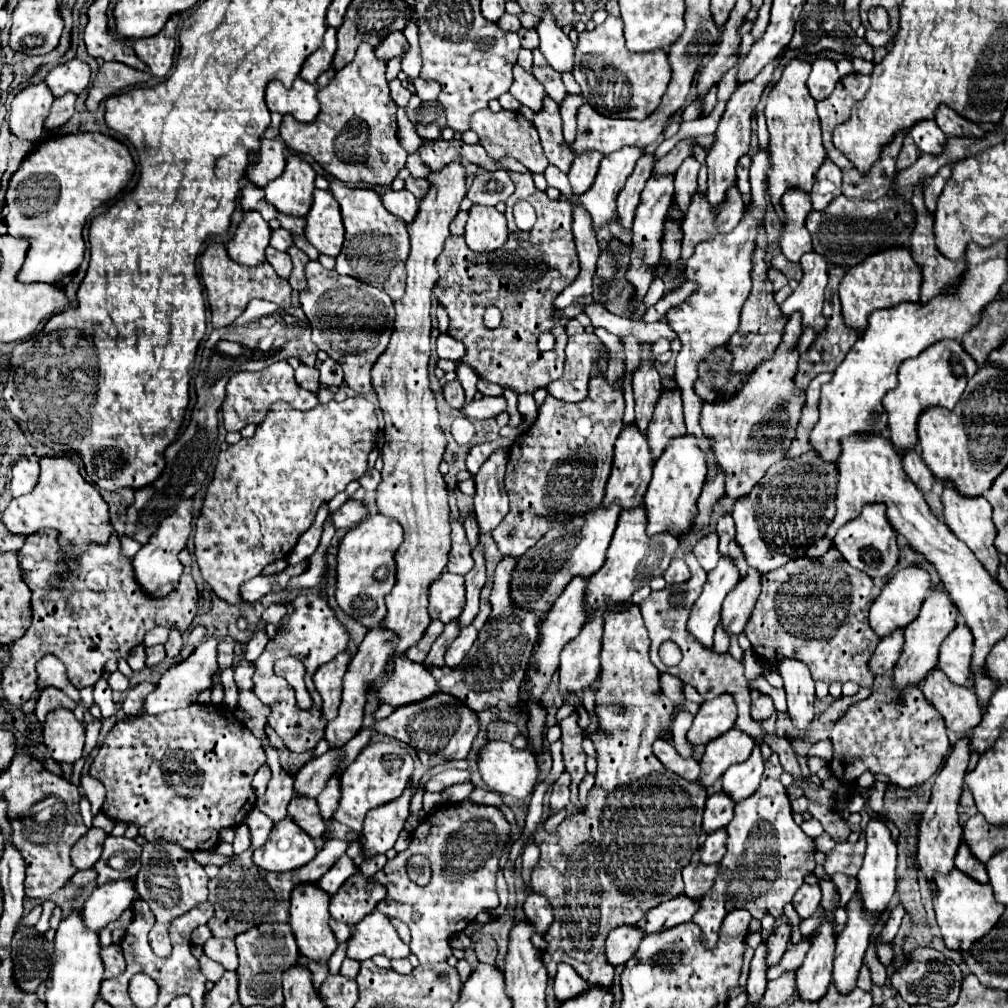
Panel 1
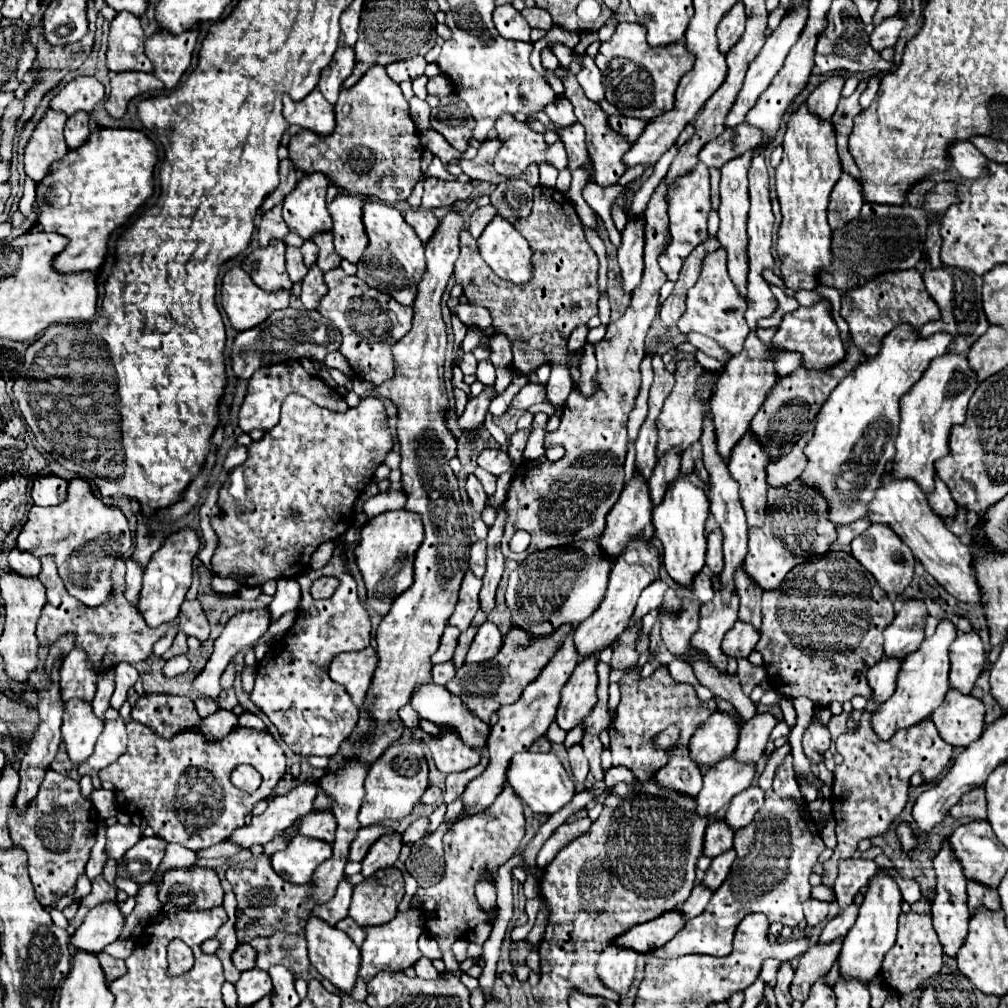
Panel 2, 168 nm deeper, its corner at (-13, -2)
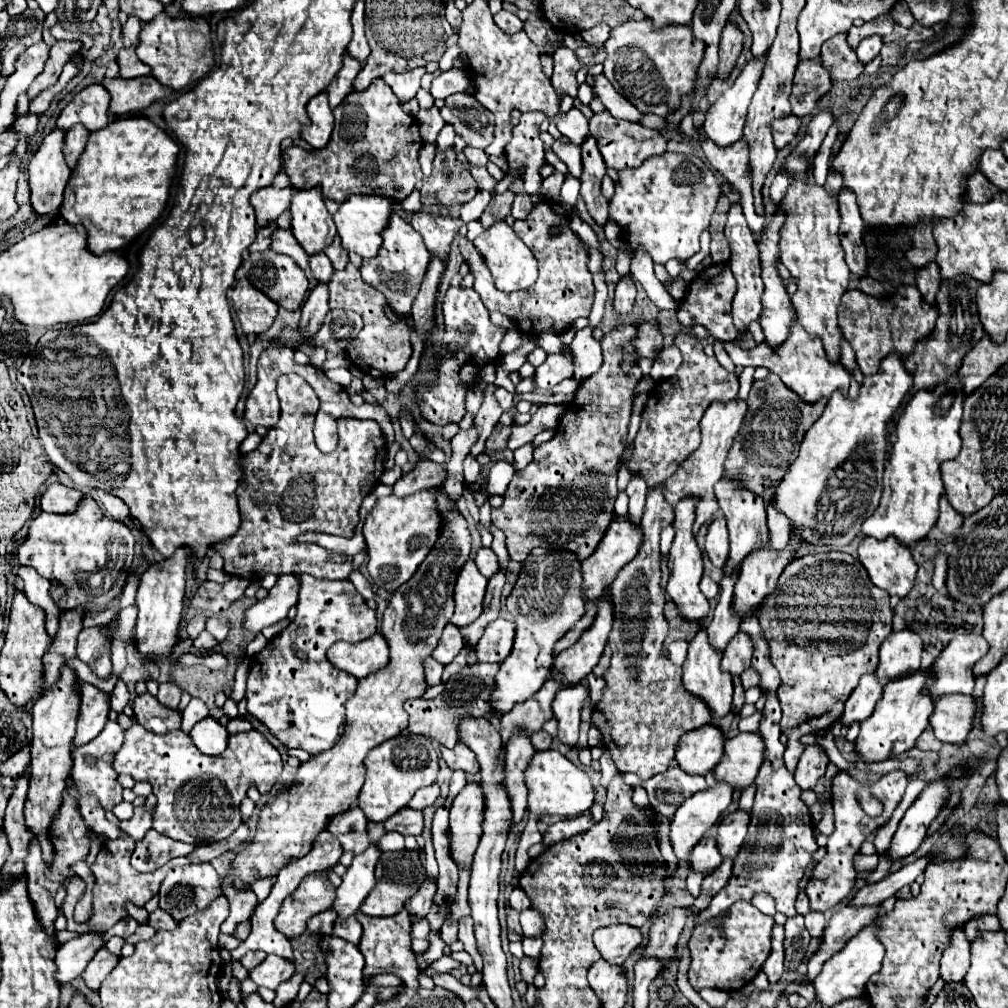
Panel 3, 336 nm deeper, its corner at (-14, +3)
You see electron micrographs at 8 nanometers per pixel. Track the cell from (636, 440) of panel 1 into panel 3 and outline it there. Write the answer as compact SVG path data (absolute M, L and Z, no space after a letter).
M614 517L610 527L606 529L606 535L602 537L602 543L598 543L594 555L590 555L590 559L582 561L582 593L586 595L586 599L598 599L602 597L602 593L610 587L610 583L614 581L614 575L618 575L618 571L630 561L634 559L634 555L638 553L638 547L642 545L642 529L640 525L630 523L630 517Z

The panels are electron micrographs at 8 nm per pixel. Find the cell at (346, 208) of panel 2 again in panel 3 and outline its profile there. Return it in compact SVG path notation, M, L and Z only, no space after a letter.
M351 195L346 199L334 213L334 223L338 227L342 247L346 251L358 253L362 259L374 257L382 245L380 233L386 227L386 217L390 217L390 203L390 199L380 195Z

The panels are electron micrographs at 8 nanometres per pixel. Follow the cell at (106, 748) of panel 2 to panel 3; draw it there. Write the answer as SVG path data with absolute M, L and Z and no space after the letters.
M108 721L106 727L102 729L102 733L92 743L88 743L84 747L76 747L72 751L72 759L74 759L72 779L74 779L74 785L78 787L78 793L80 795L86 795L86 793L98 795L102 807L108 811L122 801L122 787L118 785L116 771L112 769L112 759L114 759L116 751L122 747L122 741L124 741L124 729L116 721Z

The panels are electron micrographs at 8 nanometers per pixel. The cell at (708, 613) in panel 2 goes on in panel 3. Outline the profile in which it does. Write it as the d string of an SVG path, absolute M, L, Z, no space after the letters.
M702 625L694 639L688 643L688 657L682 665L682 683L684 687L698 695L700 699L706 699L706 703L710 705L712 713L716 715L726 715L732 707L732 693L734 693L734 687L732 687L732 675L728 671L722 671L720 667L720 659L722 659L722 651L718 651L716 647L712 647L708 643L708 633L706 633L706 625Z

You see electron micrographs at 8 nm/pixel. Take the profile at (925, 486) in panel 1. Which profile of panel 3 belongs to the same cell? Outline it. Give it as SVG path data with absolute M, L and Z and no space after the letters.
M946 493L940 497L940 515L938 515L938 521L936 521L936 525L944 531L944 533L948 533L948 535L954 535L956 531L958 531L958 527L962 525L962 521L964 521L964 517L948 503L948 499L946 499Z

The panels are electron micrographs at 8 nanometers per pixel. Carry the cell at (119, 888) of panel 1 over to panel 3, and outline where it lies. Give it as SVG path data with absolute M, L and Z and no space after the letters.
M92 929L60 945L54 957L54 961L58 963L58 975L56 975L58 983L70 983L72 979L76 979L86 969L96 951L102 947L102 943L104 943L104 931Z

